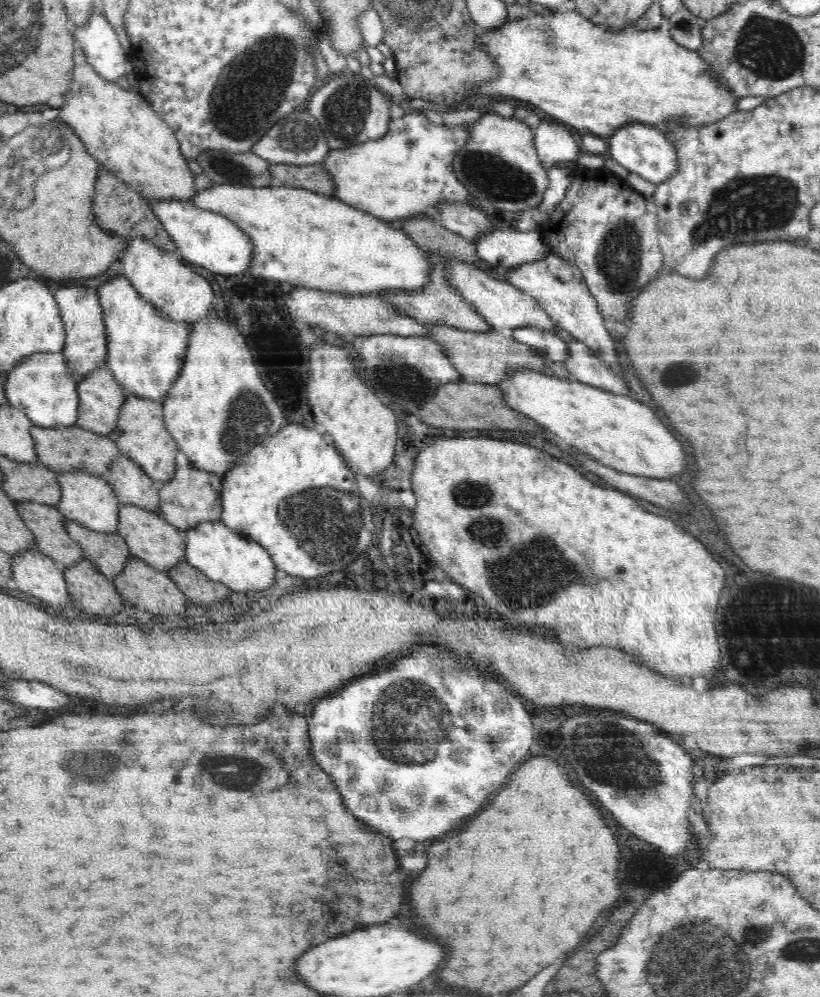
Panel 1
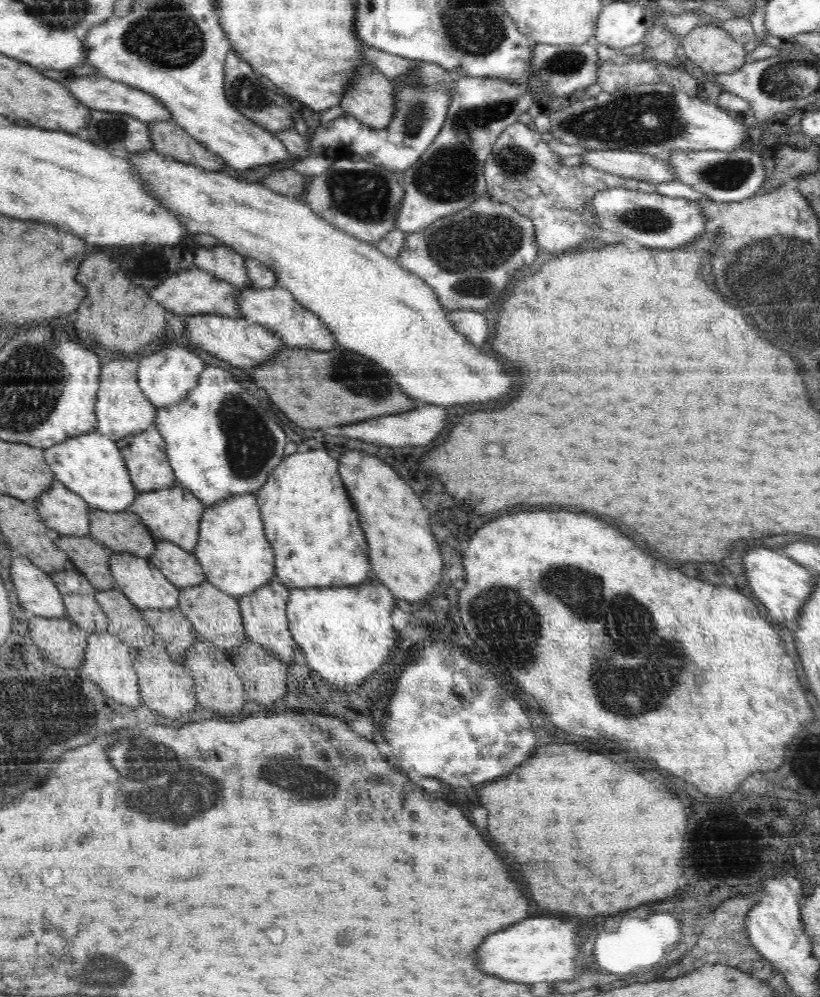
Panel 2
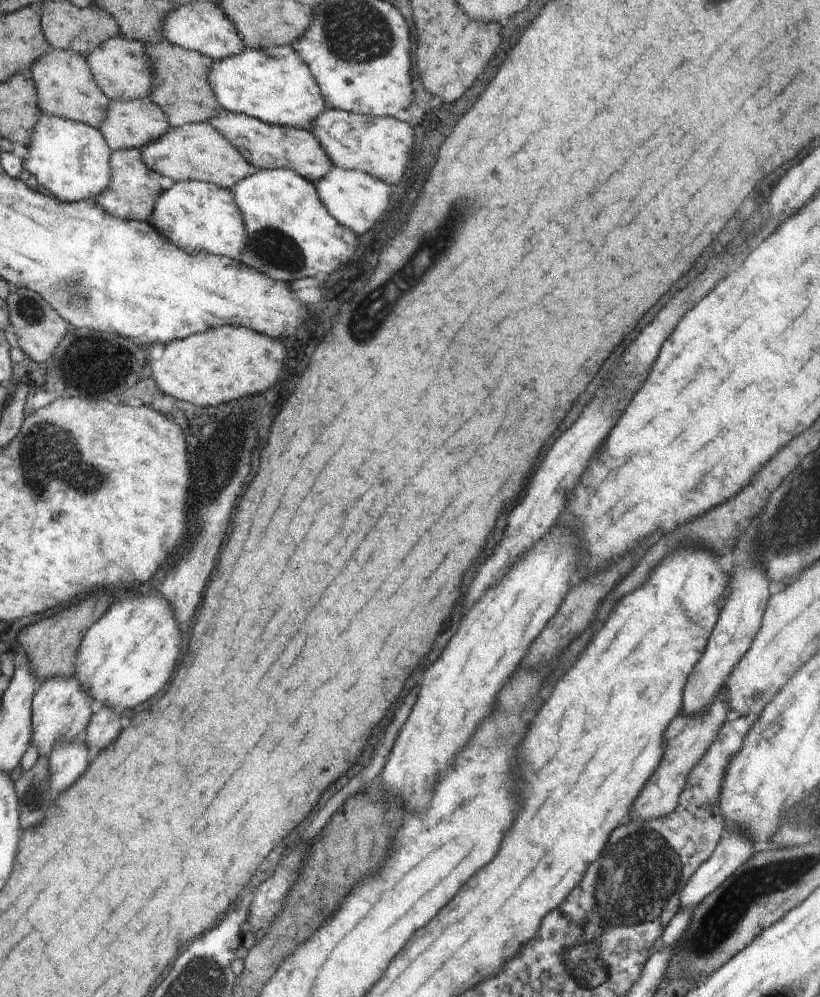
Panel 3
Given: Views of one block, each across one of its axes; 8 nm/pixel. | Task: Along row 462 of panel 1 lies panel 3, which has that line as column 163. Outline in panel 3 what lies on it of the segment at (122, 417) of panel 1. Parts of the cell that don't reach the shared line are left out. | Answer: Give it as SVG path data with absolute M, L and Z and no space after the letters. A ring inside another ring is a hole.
M190 123L181 127L170 127L157 141L140 148L146 166L175 183L180 181L204 181L225 189L232 189L247 176L257 173L258 167L249 163L240 151L212 125Z

